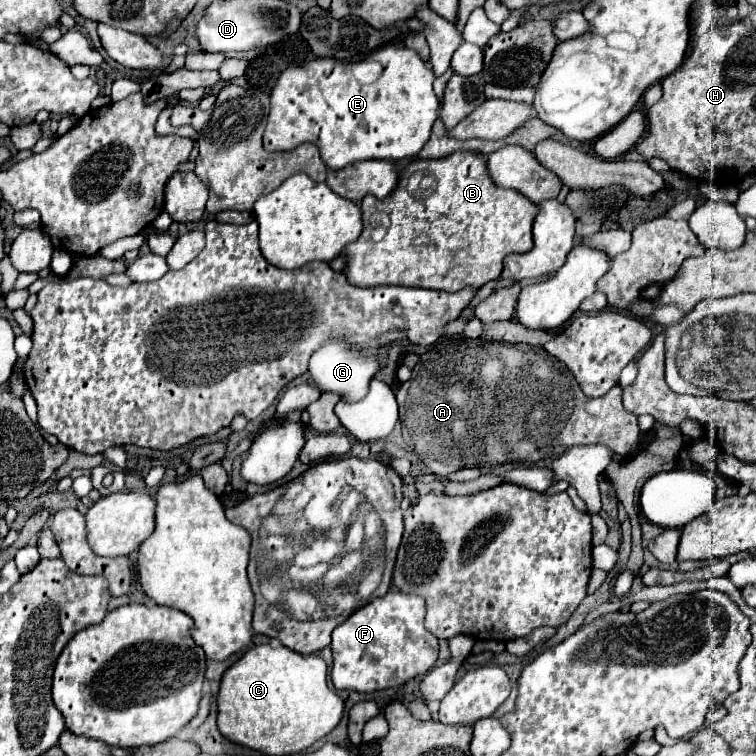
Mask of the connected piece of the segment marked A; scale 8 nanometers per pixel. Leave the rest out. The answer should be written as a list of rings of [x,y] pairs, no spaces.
[[[442,337],[434,347],[428,347],[426,353],[420,355],[420,361],[412,371],[412,377],[406,383],[402,383],[402,387],[398,389],[398,405],[400,405],[400,423],[402,423],[404,443],[418,453],[422,463],[426,467],[430,467],[430,471],[434,475],[440,475],[440,477],[446,477],[446,475],[450,475],[458,469],[464,469],[464,467],[492,469],[492,467],[498,467],[498,465],[504,465],[504,463],[538,463],[542,459],[554,459],[562,451],[566,451],[574,445],[596,445],[596,443],[600,443],[600,445],[606,445],[608,449],[612,449],[618,455],[628,455],[640,441],[638,417],[624,409],[620,385],[612,387],[606,395],[602,395],[598,399],[586,397],[582,393],[578,381],[574,379],[574,375],[568,371],[568,367],[564,367],[560,361],[556,361],[556,357],[548,355],[542,347],[532,347],[532,345],[524,345],[524,343],[512,345],[512,343],[482,341],[482,339],[468,339],[468,337]]]

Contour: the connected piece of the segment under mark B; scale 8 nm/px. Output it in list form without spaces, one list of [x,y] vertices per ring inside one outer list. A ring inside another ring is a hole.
[[[460,151],[460,153],[452,153],[450,157],[442,157],[442,159],[416,159],[412,161],[408,167],[404,167],[400,171],[398,177],[398,185],[394,189],[394,193],[390,193],[386,199],[376,199],[376,197],[364,197],[362,201],[362,221],[364,221],[364,229],[360,233],[360,237],[350,243],[344,253],[348,257],[346,261],[346,277],[352,285],[356,287],[378,287],[378,285],[404,285],[404,287],[422,287],[422,289],[440,289],[440,291],[460,291],[464,287],[474,287],[480,289],[482,285],[486,285],[488,281],[494,281],[500,277],[502,273],[502,261],[506,255],[510,253],[526,253],[534,247],[532,243],[532,223],[534,217],[538,215],[538,205],[532,203],[528,197],[524,197],[522,193],[514,191],[514,189],[504,189],[498,187],[486,167],[486,155],[482,153],[468,153],[468,151]],[[384,229],[384,237],[376,241],[376,231]]]

